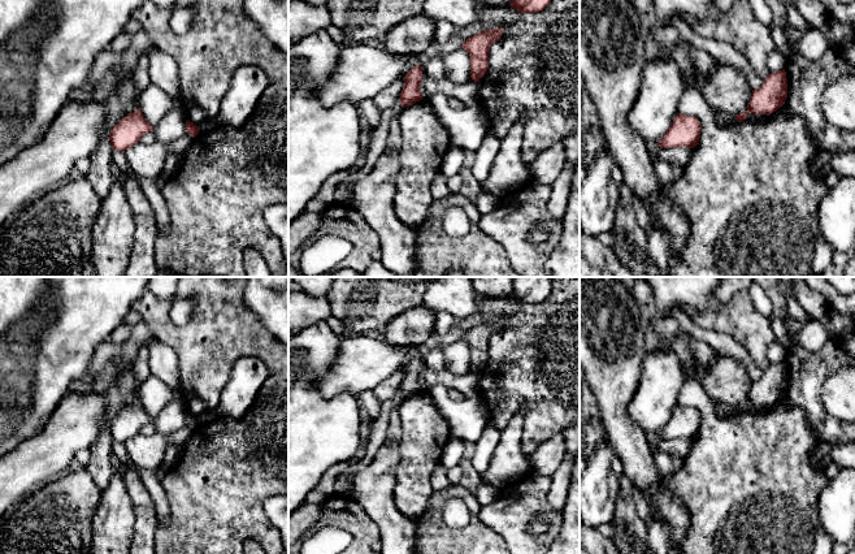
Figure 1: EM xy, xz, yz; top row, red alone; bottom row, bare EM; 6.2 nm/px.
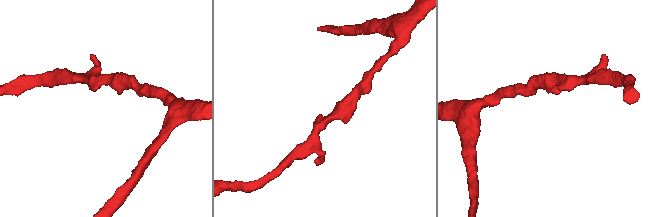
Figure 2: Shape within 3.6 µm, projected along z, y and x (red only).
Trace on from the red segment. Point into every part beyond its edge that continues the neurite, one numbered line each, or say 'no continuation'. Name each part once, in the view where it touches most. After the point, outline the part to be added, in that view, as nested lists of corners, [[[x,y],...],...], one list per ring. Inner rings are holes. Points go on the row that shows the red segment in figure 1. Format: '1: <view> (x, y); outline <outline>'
no continuation

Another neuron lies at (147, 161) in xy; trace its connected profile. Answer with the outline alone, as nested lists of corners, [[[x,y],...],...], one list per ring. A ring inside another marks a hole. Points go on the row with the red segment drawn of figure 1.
[[[185,131],[177,140],[169,144],[156,140],[149,146],[136,143],[125,151],[129,166],[139,177],[156,179],[160,177],[165,159],[169,155],[182,155],[192,142],[192,137]]]

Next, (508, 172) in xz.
[[[525,111],[502,139],[487,178],[479,182],[481,190],[504,198],[530,181],[528,164],[522,161],[522,142],[528,120],[529,113]]]

